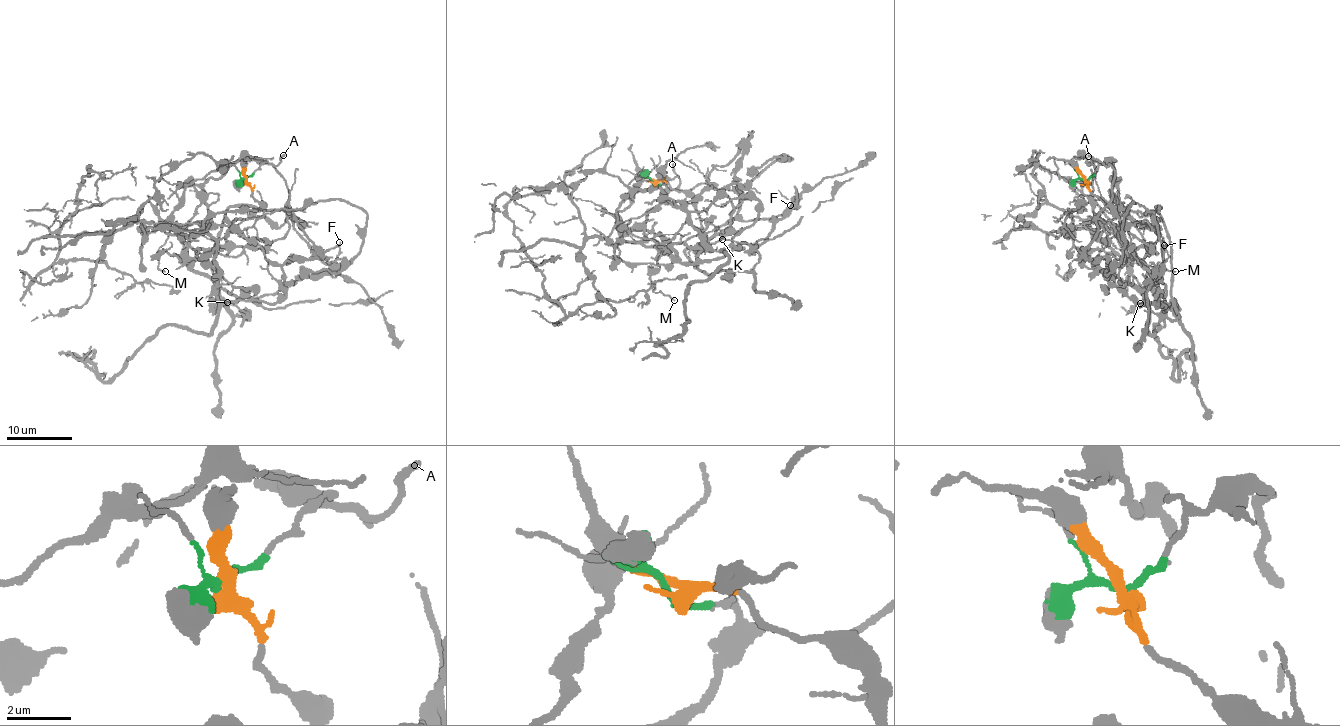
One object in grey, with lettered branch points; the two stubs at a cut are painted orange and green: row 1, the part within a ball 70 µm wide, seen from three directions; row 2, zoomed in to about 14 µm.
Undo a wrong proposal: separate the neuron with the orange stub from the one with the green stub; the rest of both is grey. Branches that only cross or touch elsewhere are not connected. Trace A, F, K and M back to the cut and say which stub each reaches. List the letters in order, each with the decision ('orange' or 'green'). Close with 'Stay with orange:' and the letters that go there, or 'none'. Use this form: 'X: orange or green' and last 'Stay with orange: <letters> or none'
A: green
F: orange
K: orange
M: green
Stay with orange: F, K

